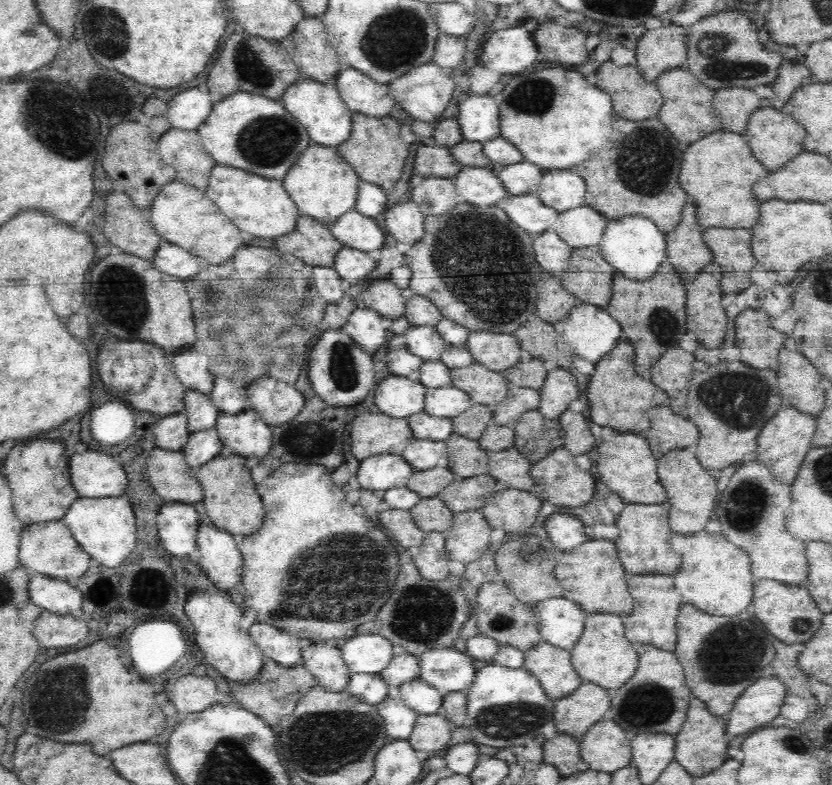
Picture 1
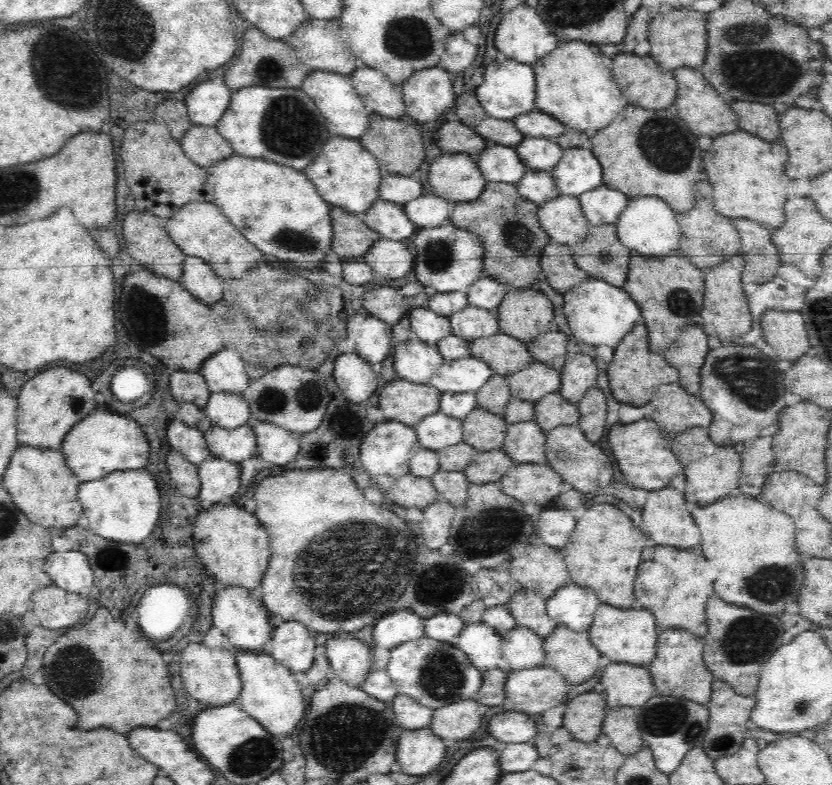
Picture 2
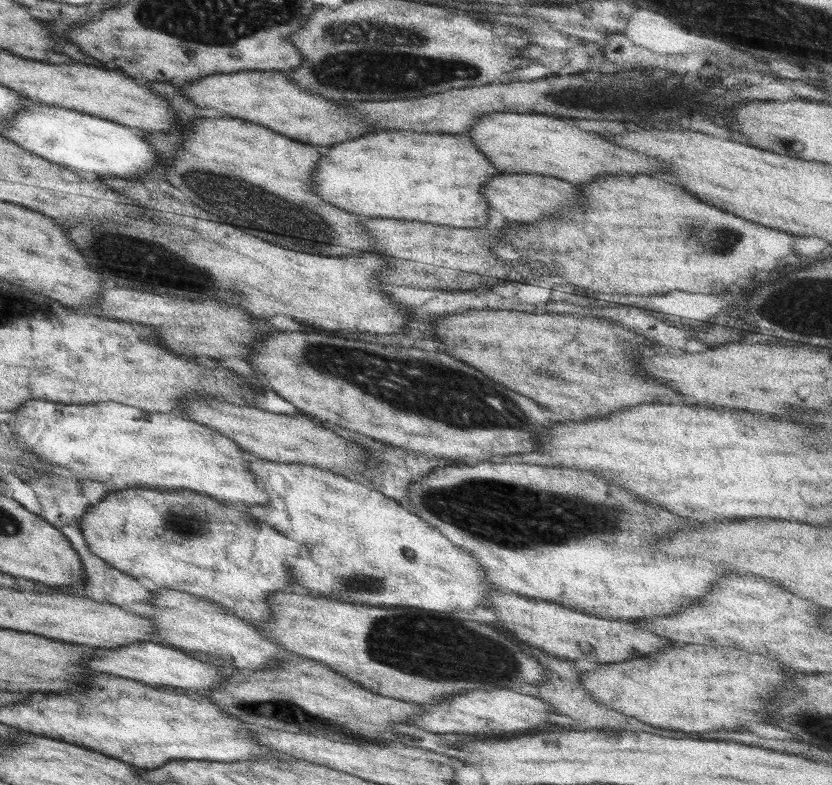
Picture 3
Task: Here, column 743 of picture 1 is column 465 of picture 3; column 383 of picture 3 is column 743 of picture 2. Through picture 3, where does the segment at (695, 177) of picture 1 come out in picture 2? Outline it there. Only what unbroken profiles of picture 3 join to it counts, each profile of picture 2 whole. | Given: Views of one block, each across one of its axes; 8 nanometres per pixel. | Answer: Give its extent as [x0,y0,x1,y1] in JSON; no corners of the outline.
[703,130,791,229]

